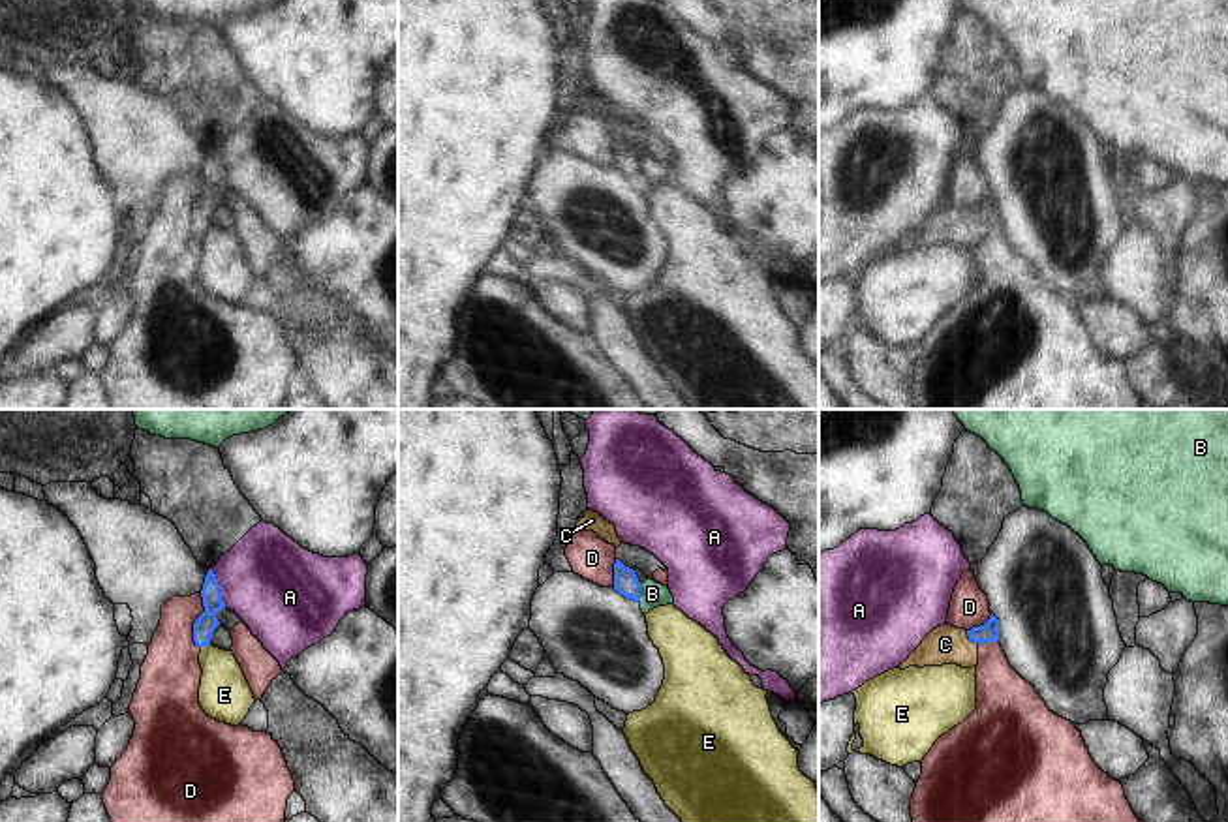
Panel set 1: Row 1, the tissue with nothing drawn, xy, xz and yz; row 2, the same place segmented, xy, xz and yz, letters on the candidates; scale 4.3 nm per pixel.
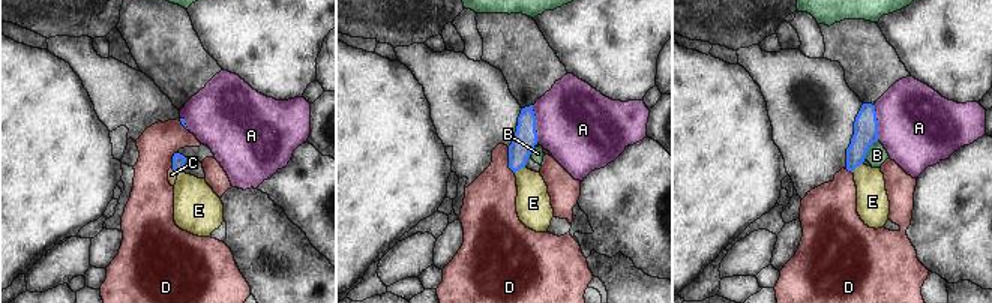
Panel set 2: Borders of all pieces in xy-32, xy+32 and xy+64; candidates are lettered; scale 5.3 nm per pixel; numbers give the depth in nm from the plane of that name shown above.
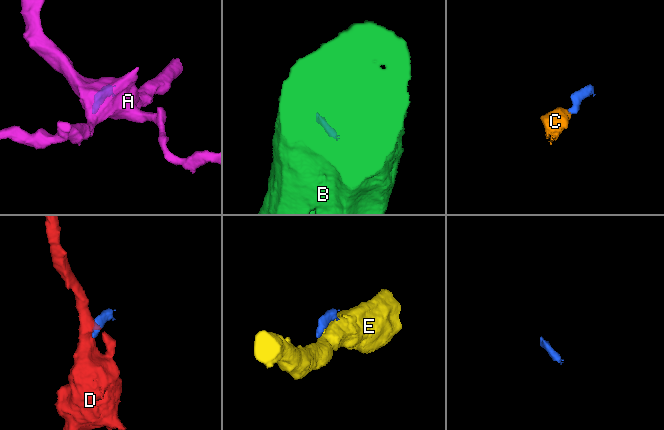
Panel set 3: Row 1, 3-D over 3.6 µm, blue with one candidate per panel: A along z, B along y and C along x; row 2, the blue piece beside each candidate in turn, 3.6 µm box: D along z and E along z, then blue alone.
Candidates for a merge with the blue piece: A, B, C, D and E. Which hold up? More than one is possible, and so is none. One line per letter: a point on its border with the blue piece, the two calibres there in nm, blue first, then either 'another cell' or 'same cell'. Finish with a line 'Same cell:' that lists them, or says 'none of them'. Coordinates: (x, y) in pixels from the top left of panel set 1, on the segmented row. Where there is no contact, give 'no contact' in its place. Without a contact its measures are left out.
A: xy (218, 588) | 90/400 nm | another cell
B: xz (639, 593) | 110/110 nm | another cell
C: yz (971, 640) | 80/160 nm | same cell
D: xy (196, 620) | 90/260 nm | another cell
E: xy (205, 644) | 90/220 nm | another cell
Same cell: C

